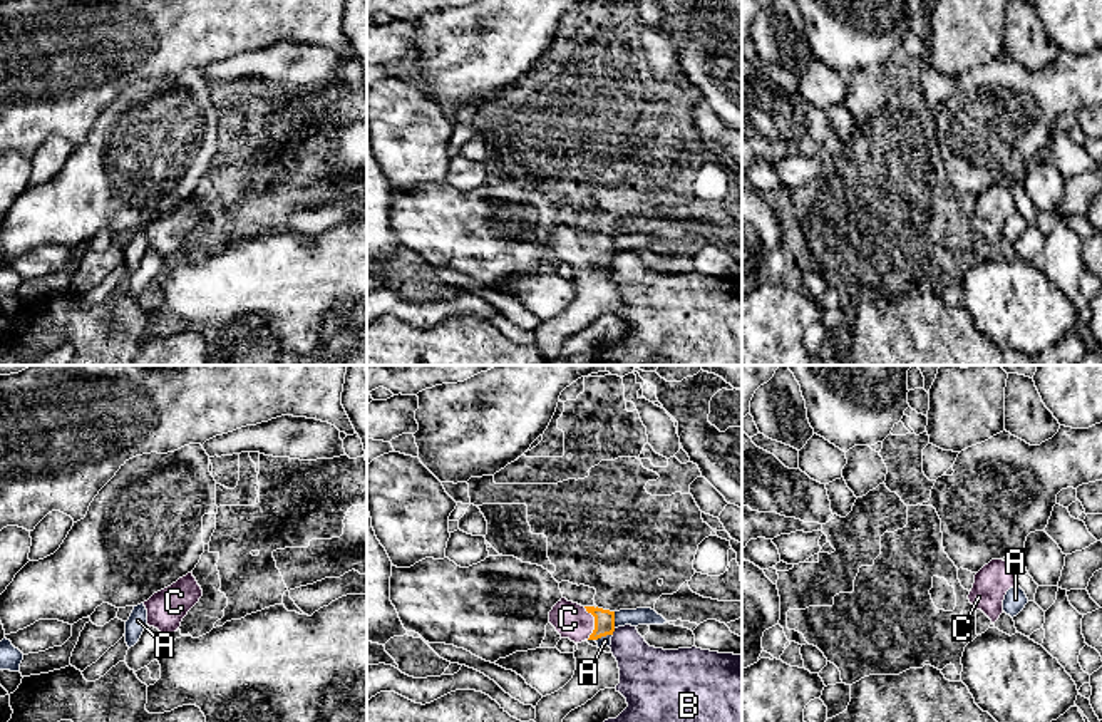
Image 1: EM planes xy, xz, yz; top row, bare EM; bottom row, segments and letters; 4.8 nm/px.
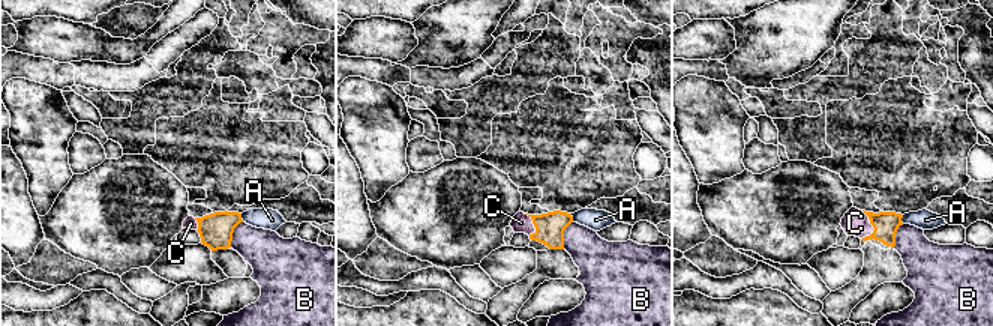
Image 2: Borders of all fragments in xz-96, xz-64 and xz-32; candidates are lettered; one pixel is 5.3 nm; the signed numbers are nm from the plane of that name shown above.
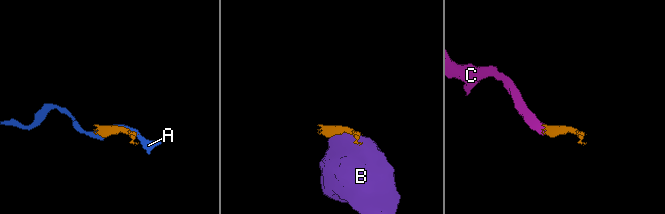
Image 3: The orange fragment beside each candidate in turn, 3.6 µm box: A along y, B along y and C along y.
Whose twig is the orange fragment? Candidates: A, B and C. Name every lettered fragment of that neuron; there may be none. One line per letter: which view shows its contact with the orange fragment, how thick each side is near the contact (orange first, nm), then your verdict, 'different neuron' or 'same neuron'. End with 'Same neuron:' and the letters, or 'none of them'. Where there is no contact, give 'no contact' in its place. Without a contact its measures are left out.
A: xz | 100/80 nm | different neuron
B: xz | 100/240 nm | different neuron
C: xz | 100/170 nm | same neuron
Same neuron: C

